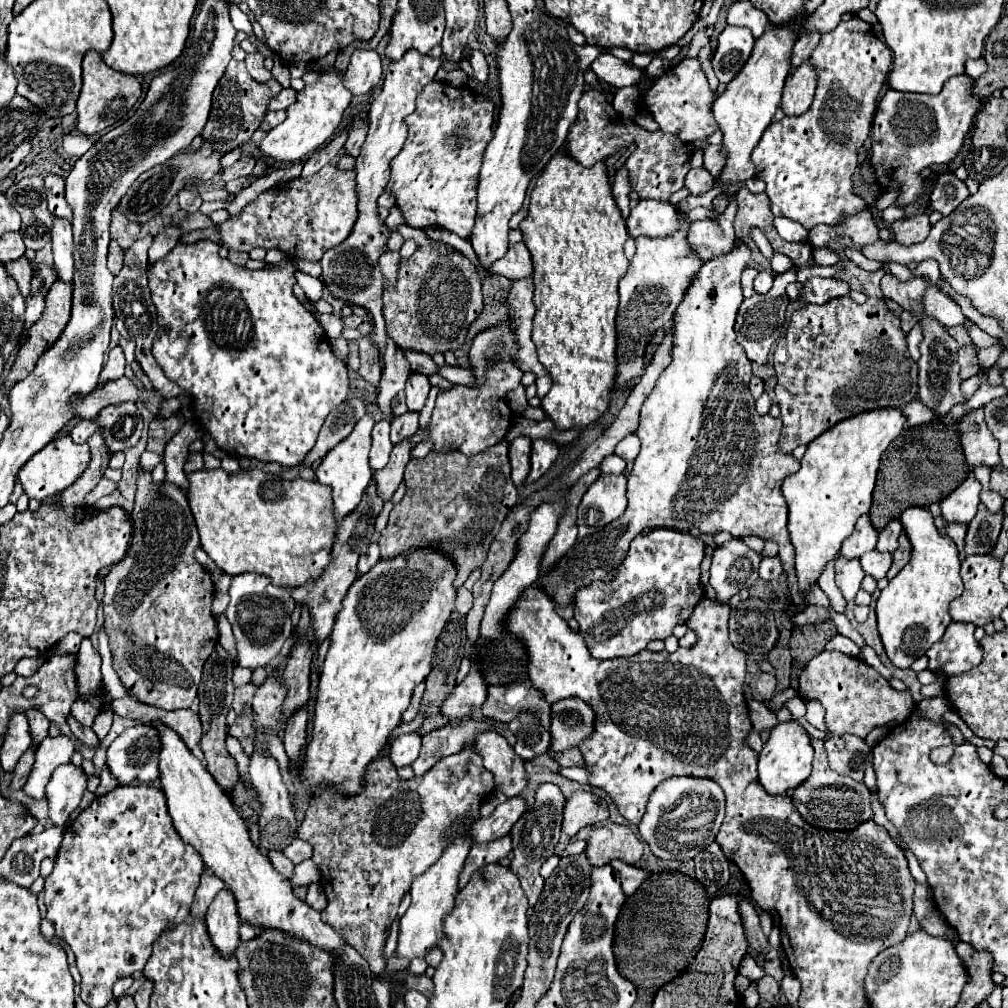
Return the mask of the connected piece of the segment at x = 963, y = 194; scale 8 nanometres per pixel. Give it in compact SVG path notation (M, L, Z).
M943 173L931 193L931 209L939 211L941 215L949 215L967 197L969 191L965 183L959 181L955 173Z

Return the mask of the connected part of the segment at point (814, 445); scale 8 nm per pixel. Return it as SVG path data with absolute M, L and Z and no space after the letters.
M867 411L867 415L857 415L855 419L847 419L831 427L813 439L807 445L807 451L801 459L801 469L783 481L783 495L789 505L789 537L795 547L795 575L799 583L799 591L811 591L817 583L819 575L823 573L825 565L839 553L843 539L847 539L859 519L859 515L867 513L871 507L871 491L875 487L875 477L879 469L879 461L883 451L889 443L901 433L903 429L903 413L901 411Z

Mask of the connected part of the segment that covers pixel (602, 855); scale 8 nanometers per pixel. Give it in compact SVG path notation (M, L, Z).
M605 823L591 831L585 847L585 855L593 867L621 859L629 865L635 865L643 855L643 843L627 825Z

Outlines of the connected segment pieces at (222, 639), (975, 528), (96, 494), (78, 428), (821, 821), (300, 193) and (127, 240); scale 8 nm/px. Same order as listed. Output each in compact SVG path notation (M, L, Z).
M217 615L217 625L219 625L219 645L231 655L233 663L237 663L235 637L233 637L233 633L231 633L231 625L225 621L225 615Z
M987 509L977 511L975 519L969 523L969 529L967 529L965 555L991 553L997 543L1001 525L1003 525L1003 517L1005 517L1003 511L999 511L999 513L991 513Z
M103 477L103 479L99 481L99 485L85 497L85 503L87 503L87 505L95 505L103 495L113 493L115 489L117 489L117 483L113 483L113 481L109 481L107 477Z
M79 421L79 423L73 427L73 431L71 431L71 439L73 439L75 443L85 443L97 429L99 429L99 427L97 427L95 421Z
M811 737L811 747L815 749L815 759L813 759L813 773L811 777L801 783L793 791L793 803L799 811L799 815L813 827L827 829L827 831L851 831L859 827L865 821L873 819L873 809L871 809L871 795L865 783L853 781L849 777L837 775L835 771L829 769L827 765L827 755L823 747L823 739Z
M325 165L311 177L297 177L263 191L239 217L221 225L221 239L227 249L251 251L253 247L279 249L289 259L319 261L335 243L343 243L355 223L355 171L341 171Z
M115 209L113 219L111 219L111 237L119 241L123 251L127 251L131 243L139 237L139 223L127 221L127 217Z

